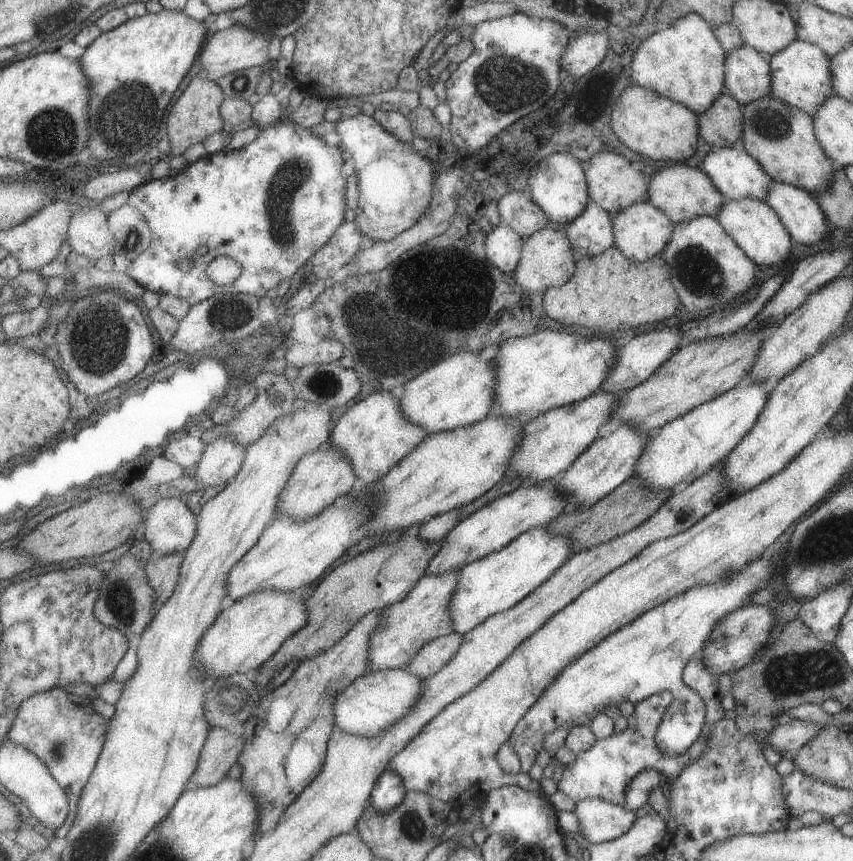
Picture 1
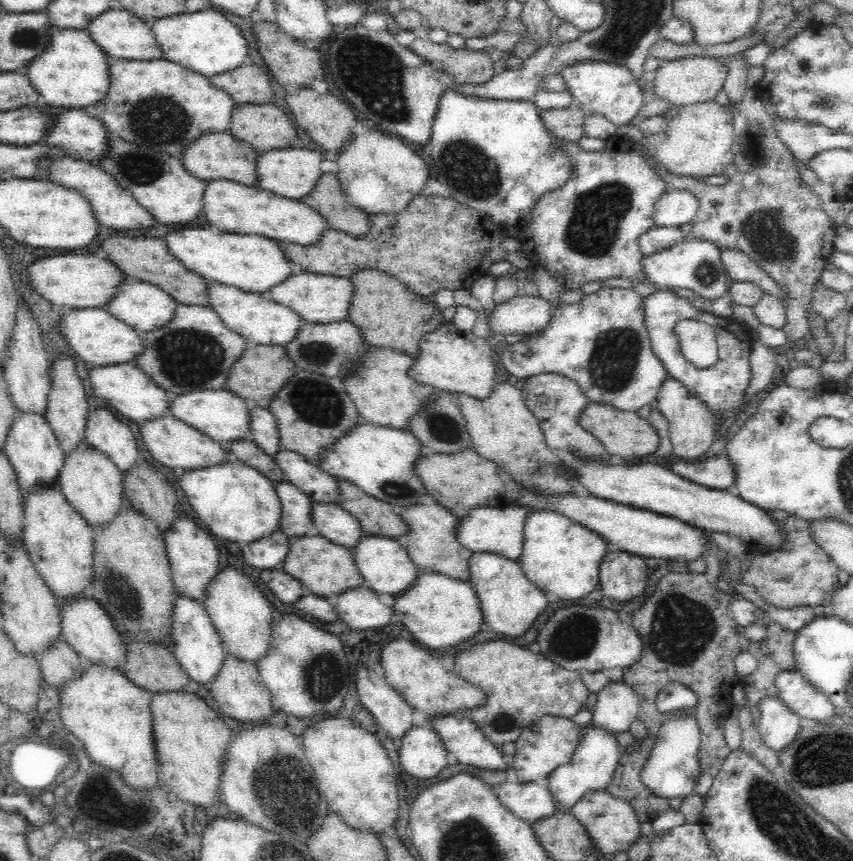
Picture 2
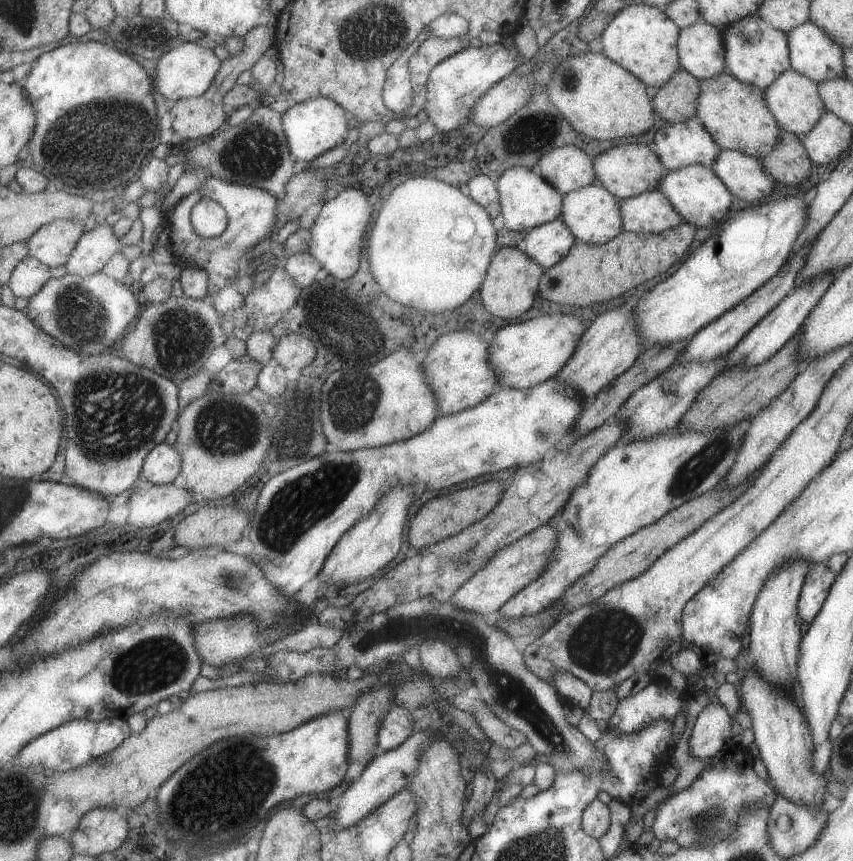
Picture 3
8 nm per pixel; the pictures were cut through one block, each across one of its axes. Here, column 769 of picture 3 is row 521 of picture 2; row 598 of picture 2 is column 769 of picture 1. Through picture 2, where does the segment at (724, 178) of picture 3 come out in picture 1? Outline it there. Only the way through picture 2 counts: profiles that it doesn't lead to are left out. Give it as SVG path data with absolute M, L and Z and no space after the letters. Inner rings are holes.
M771 180L765 202L777 214L779 222L797 244L817 244L829 236L826 217L817 206L813 193Z

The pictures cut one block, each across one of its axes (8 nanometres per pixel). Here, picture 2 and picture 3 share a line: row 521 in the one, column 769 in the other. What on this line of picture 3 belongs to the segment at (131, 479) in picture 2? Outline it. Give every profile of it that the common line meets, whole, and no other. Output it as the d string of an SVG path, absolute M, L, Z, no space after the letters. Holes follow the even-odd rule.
M787 131L780 132L777 146L760 161L774 181L796 187L809 177L812 164L799 137Z

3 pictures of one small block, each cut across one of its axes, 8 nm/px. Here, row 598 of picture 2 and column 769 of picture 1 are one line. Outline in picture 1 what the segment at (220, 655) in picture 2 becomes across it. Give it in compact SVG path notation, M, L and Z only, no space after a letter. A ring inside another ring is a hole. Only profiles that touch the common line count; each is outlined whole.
M738 144L729 147L711 147L711 150L703 157L703 162L698 170L709 178L725 199L753 198L753 200L764 202L765 194L771 186L772 179L769 178L769 175L765 174L761 166Z

